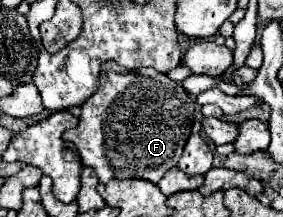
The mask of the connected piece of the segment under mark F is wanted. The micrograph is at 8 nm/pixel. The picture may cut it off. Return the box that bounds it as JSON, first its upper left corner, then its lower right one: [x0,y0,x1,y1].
[62,61,194,183]

